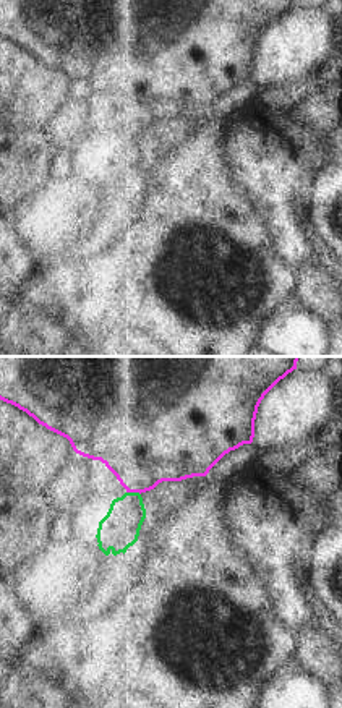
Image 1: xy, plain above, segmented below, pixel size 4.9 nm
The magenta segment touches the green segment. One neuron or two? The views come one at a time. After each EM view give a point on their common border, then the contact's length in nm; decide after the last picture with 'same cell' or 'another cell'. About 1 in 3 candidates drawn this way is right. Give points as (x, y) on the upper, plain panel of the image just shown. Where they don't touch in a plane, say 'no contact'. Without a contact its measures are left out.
meets magenta at (133, 128); contact 70 nm long

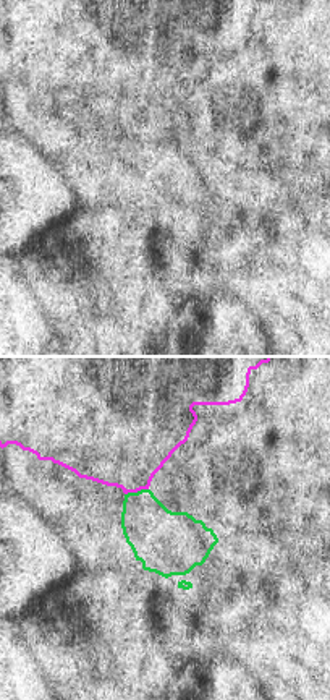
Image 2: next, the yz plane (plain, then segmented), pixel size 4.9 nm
meets magenta at (136, 128); contact 120 nm long

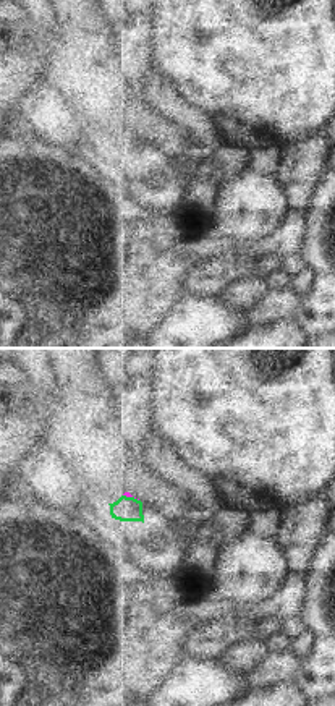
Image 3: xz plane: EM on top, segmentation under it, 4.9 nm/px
meets magenta at (131, 133); contact 90 nm long

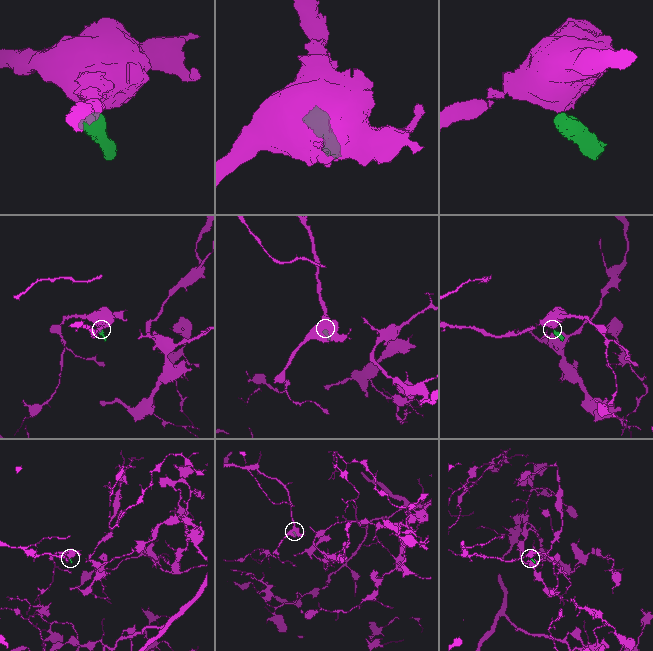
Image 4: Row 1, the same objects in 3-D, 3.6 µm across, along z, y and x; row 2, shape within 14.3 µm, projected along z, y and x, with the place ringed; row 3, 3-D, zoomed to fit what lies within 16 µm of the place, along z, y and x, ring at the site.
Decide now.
another cell

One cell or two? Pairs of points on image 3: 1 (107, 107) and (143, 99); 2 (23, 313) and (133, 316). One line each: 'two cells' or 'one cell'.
1: two cells
2: one cell

